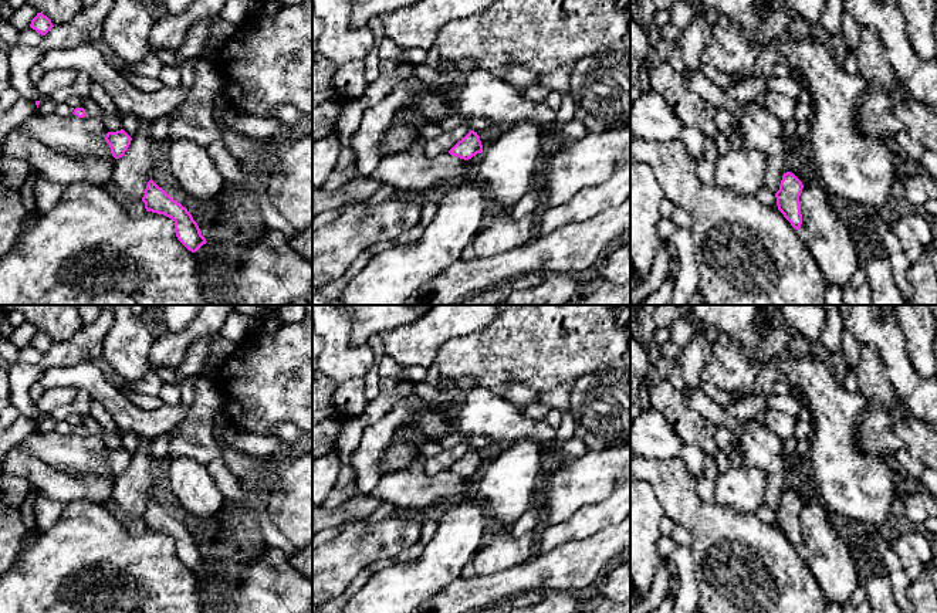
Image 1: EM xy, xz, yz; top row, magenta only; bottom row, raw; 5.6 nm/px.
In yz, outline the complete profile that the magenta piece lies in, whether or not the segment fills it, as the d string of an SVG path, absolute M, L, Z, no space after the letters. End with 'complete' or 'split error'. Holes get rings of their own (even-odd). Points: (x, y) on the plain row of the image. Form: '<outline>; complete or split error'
M787 490L782 492L779 508L775 511L778 528L795 548L799 548L802 542L799 519L802 507L802 499L794 491Z; complete

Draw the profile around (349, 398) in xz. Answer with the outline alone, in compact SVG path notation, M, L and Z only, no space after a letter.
M362 379L336 383L332 403L344 416L359 417L369 403Z

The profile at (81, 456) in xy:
M37 430L20 446L31 455L78 477L97 475L116 478L105 458L108 451L101 436L72 433L41 433Z

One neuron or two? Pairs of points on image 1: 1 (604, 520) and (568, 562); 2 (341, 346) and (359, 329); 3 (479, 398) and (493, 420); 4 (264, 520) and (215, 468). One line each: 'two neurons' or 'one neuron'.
1: two neurons
2: two neurons
3: one neuron
4: one neuron

